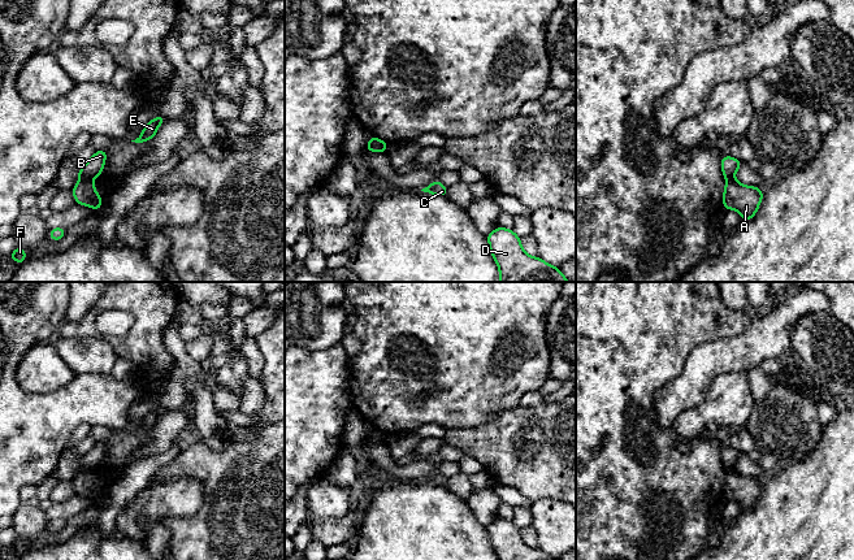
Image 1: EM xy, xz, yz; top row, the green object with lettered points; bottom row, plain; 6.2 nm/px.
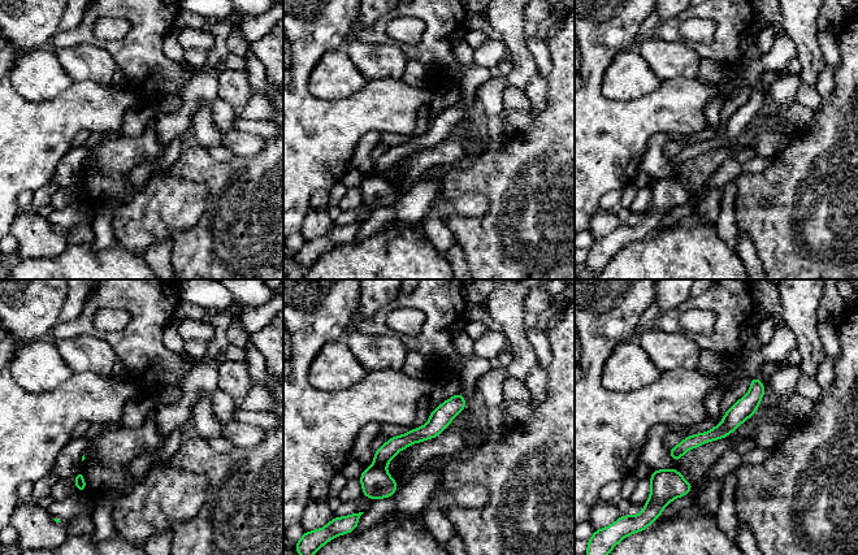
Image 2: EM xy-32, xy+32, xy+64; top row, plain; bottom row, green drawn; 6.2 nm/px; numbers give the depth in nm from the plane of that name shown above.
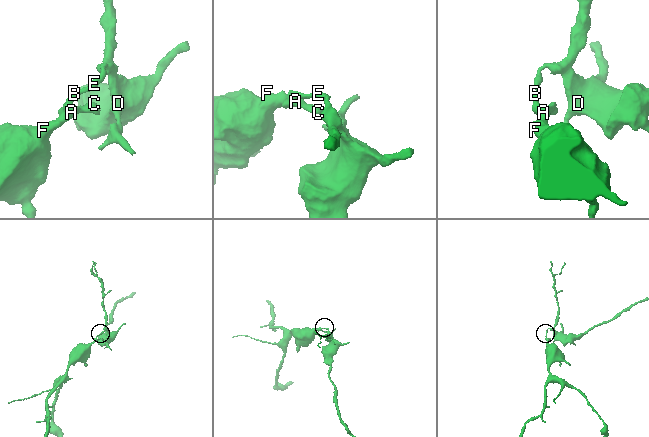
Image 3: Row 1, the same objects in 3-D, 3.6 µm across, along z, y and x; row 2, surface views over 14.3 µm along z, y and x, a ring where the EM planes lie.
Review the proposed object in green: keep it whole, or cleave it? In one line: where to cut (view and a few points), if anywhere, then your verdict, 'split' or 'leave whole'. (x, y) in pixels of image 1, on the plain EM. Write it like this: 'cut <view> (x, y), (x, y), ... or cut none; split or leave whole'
cut xy (79, 468), (91, 470); split

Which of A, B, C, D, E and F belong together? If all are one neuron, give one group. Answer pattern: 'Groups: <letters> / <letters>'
Groups: A C F / B D E

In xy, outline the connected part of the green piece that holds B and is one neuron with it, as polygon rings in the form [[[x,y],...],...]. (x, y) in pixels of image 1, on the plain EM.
[[[96,442],[95,446],[79,460],[79,469],[94,470],[103,464],[107,442]]]

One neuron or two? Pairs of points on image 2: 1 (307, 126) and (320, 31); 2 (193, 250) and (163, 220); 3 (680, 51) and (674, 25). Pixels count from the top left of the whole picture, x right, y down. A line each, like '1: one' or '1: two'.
1: one
2: two
3: two

